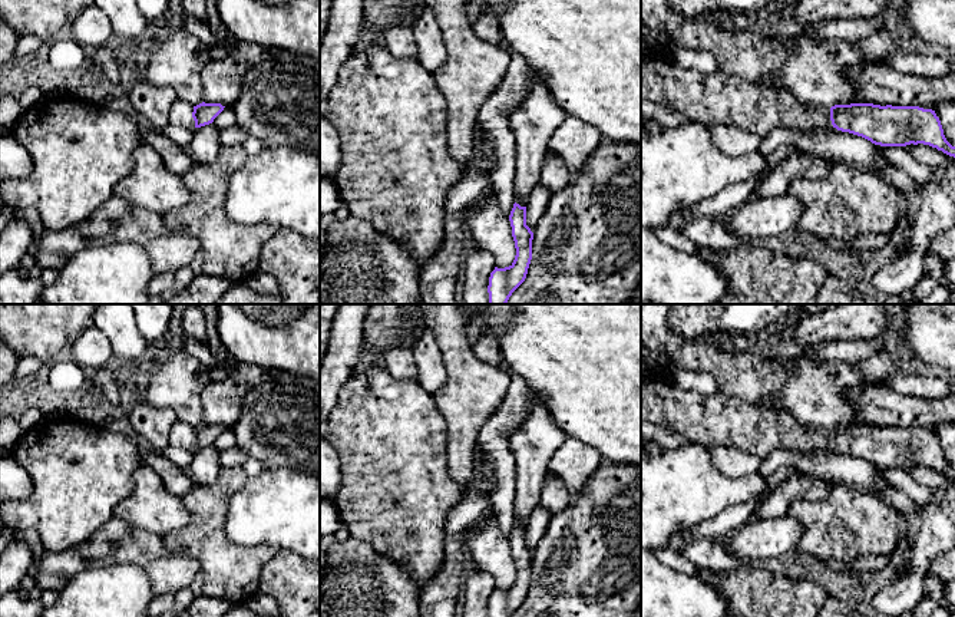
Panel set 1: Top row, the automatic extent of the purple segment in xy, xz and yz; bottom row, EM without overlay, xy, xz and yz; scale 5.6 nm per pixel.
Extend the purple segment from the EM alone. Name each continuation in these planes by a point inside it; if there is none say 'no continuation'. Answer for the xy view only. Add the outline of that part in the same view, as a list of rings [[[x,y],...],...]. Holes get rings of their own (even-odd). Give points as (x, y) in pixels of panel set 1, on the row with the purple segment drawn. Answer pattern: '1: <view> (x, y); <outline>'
1: xy (181, 112); [[[176,99],[169,110],[169,123],[195,131],[195,121],[192,118],[194,106]]]

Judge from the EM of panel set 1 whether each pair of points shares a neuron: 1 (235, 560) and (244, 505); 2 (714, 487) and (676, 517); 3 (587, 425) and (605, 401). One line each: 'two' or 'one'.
1: two
2: one
3: one

